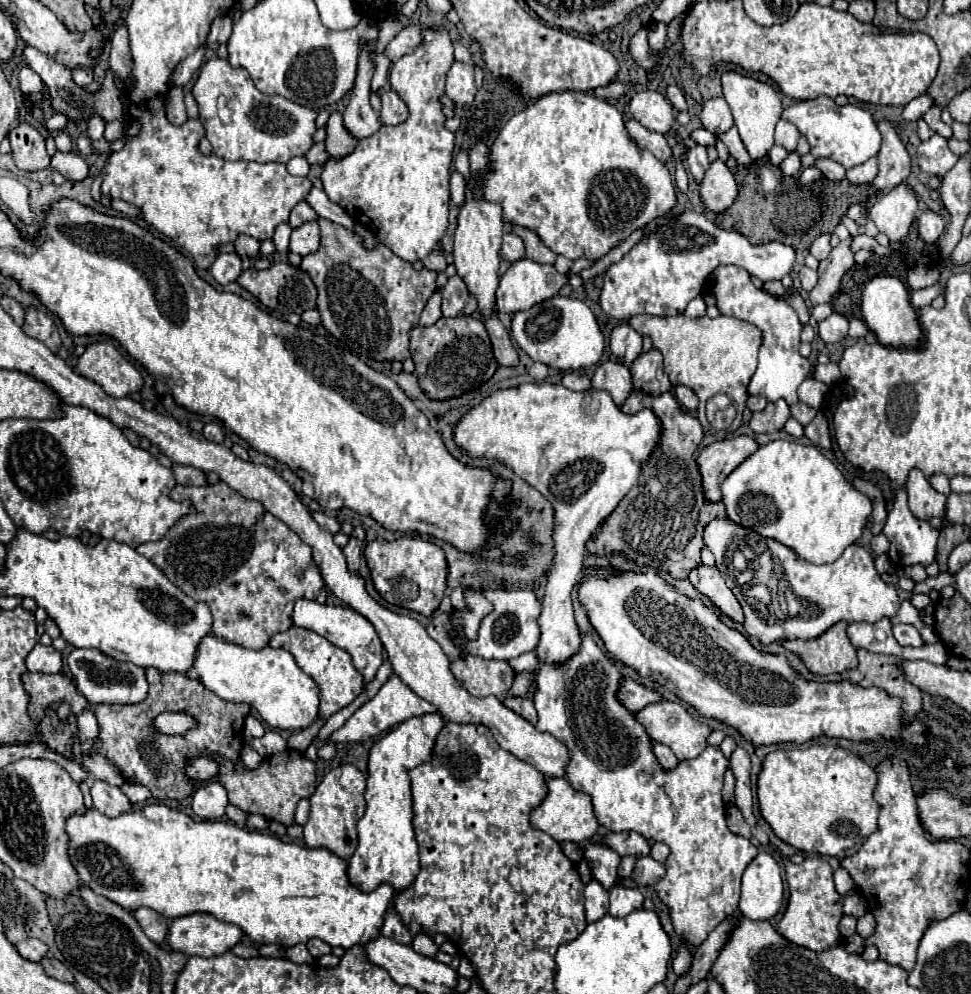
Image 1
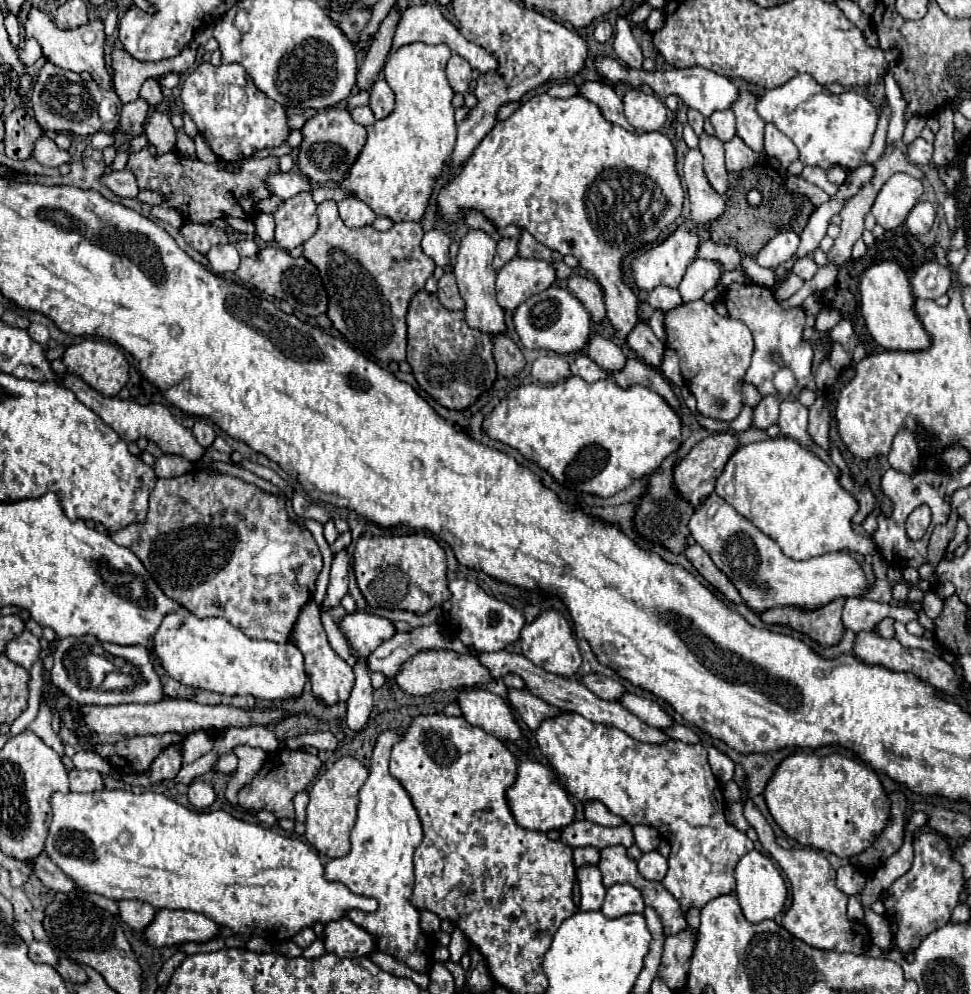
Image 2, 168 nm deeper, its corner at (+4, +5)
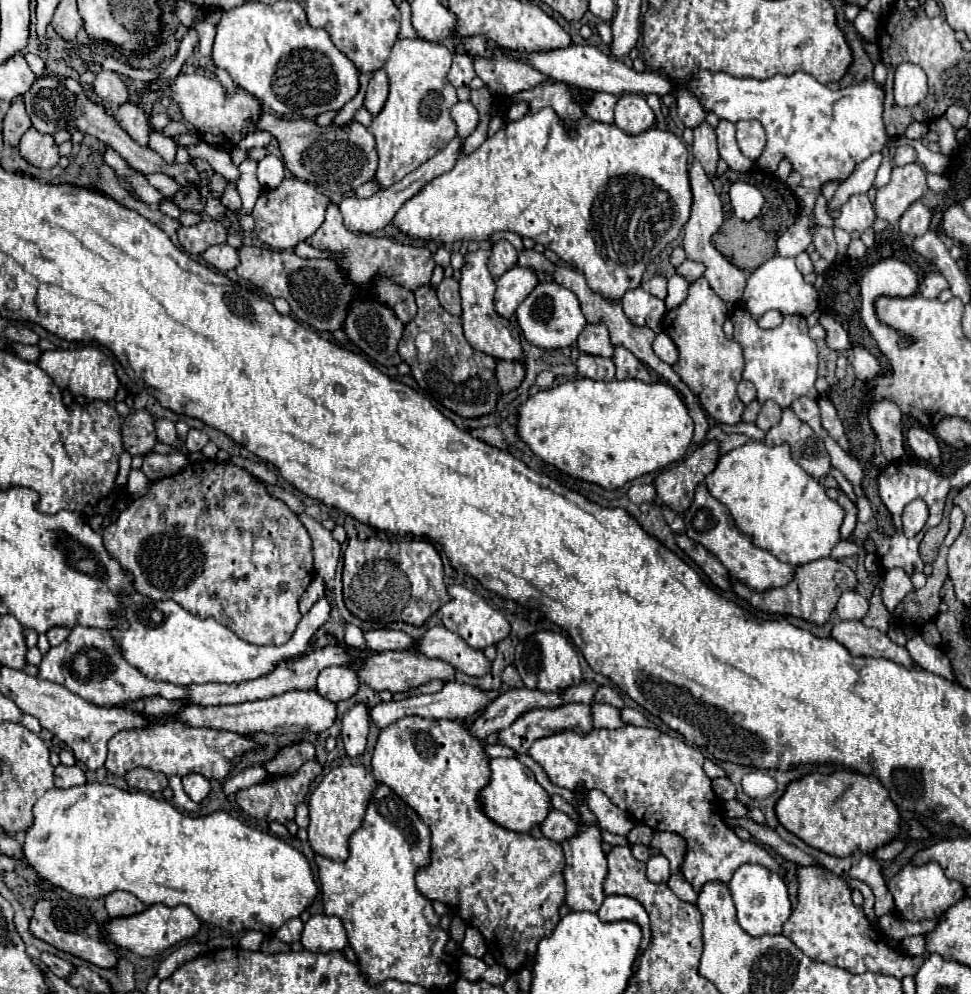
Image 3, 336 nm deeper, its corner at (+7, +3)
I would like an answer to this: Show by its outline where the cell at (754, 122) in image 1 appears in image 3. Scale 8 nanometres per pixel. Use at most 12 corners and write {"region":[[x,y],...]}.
{"region":[[738,121],[738,147],[756,161],[766,147],[758,121]]}

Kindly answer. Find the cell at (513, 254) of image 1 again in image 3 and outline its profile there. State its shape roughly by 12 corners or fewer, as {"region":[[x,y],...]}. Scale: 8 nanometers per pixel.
{"region":[[502,239],[492,247],[488,269],[494,279],[516,265],[516,249]]}

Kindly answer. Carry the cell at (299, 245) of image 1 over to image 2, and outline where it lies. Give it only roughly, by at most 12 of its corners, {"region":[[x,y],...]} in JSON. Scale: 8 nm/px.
{"region":[[309,191],[285,199],[275,219],[275,243],[291,251],[317,231]]}

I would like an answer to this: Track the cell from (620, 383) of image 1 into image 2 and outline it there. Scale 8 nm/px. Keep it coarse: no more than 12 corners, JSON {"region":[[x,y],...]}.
{"region":[[601,335],[587,341],[589,357],[615,373],[625,365],[619,345]]}

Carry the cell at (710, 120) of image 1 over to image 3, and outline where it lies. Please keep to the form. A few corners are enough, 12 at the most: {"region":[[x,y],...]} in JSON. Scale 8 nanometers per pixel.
{"region":[[720,119],[716,127],[720,157],[732,171],[748,171],[754,161],[736,143],[736,125]]}

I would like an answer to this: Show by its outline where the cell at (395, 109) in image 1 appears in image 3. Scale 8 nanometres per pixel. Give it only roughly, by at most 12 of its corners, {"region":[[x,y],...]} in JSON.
{"region":[[384,69],[374,71],[364,107],[376,117],[388,99]]}

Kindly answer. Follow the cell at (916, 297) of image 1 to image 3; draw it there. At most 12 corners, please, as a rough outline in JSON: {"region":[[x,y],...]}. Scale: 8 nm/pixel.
{"region":[[928,273],[920,281],[918,293],[936,299],[946,287],[940,273]]}

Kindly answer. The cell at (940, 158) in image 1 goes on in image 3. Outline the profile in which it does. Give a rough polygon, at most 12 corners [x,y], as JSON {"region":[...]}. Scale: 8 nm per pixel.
{"region":[[900,145],[896,149],[894,163],[916,163],[912,145]]}

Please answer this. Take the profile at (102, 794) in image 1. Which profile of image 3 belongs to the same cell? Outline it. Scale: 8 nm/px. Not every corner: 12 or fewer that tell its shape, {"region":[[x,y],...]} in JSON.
{"region":[[58,765],[54,783],[60,789],[84,785],[82,767]]}

